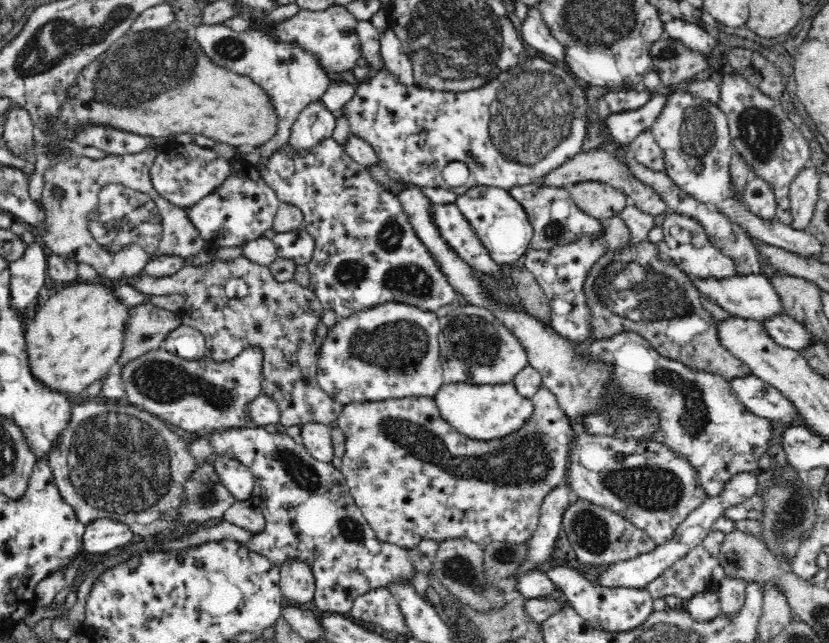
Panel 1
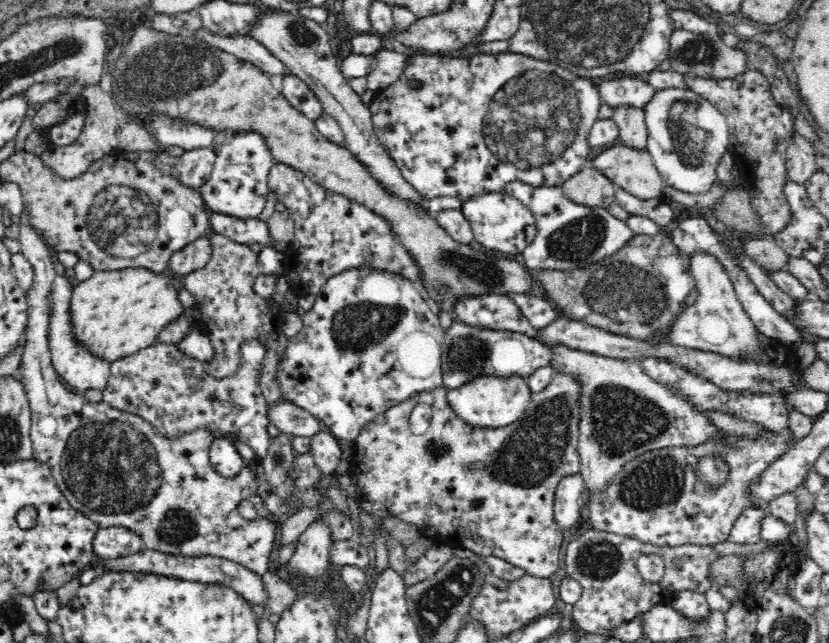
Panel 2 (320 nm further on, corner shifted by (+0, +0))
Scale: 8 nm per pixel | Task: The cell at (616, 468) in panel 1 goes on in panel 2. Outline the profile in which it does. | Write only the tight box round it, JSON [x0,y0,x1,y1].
[587,426,796,547]

